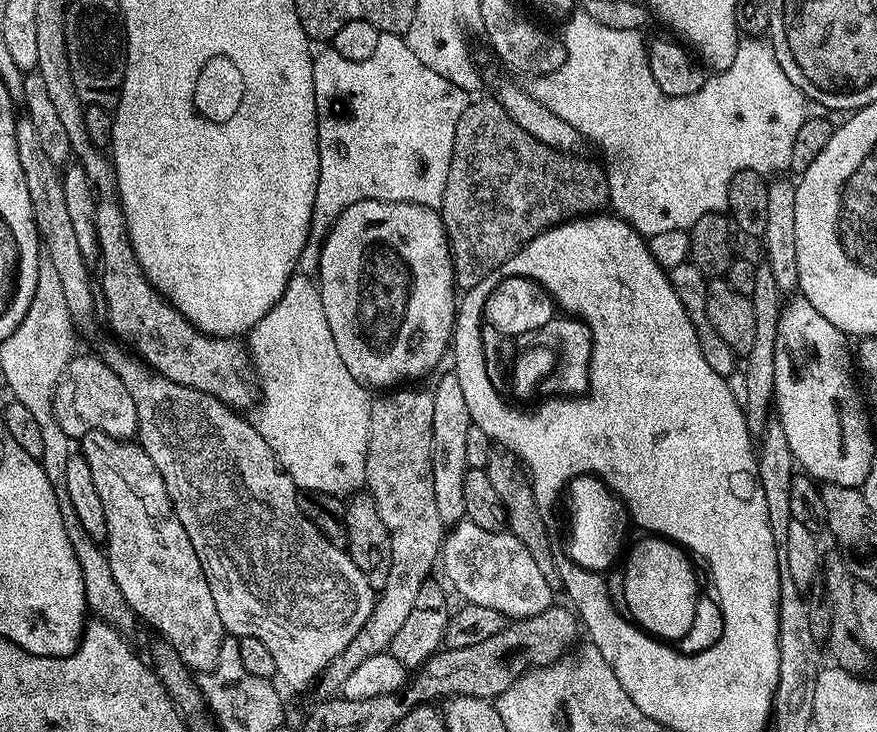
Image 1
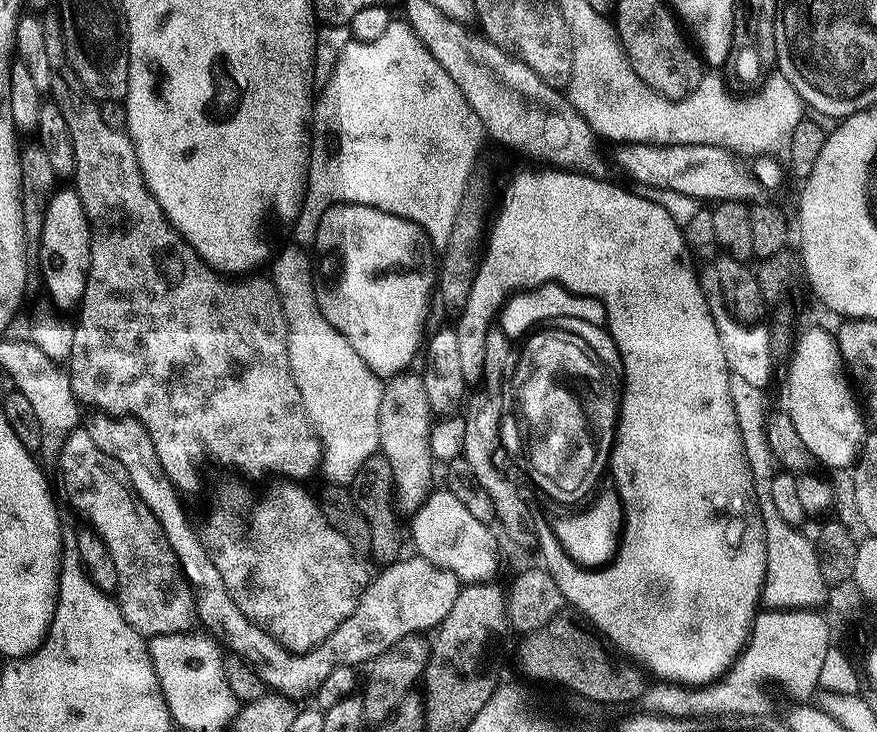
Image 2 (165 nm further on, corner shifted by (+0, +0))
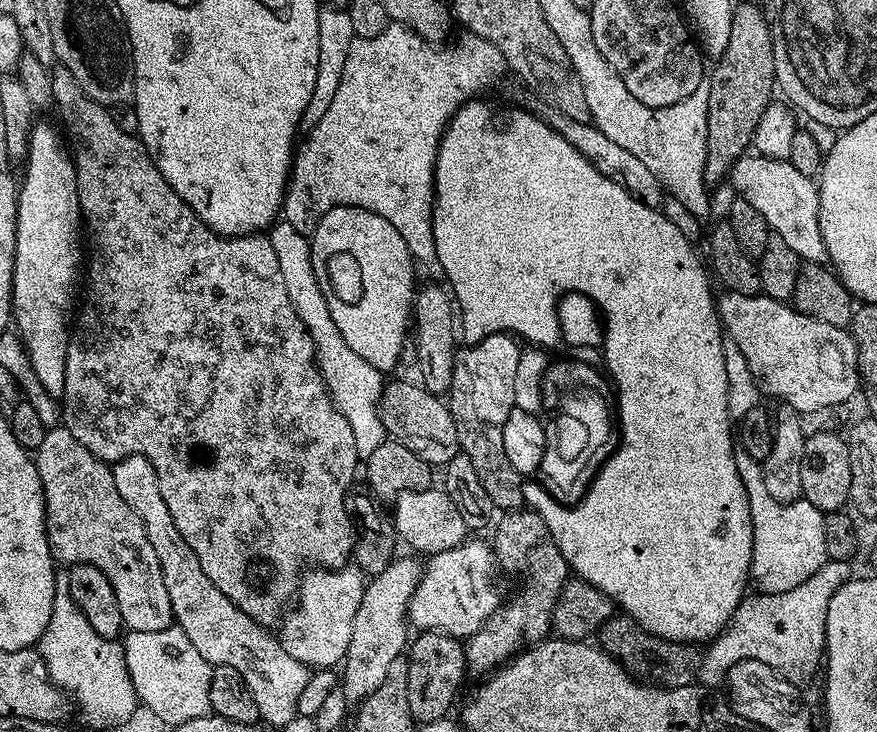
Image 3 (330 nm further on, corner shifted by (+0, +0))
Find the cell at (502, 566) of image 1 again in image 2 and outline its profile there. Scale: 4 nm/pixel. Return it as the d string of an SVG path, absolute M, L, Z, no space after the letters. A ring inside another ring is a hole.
M433 490L424 504L411 517L412 544L415 555L429 560L434 566L456 576L464 584L483 584L497 579L500 556L496 553L496 540L492 528L478 522L458 498L447 490Z

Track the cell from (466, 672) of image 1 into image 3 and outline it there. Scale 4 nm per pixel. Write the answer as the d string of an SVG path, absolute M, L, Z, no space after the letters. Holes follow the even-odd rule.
M620 614L605 622L598 633L599 647L613 656L637 680L657 688L686 688L697 683L702 652L695 644L675 644L651 636L646 629Z

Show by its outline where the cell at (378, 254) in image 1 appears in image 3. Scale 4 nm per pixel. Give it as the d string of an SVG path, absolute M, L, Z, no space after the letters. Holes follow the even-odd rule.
M332 208L316 223L310 243L314 274L318 278L318 286L322 286L326 306L330 306L330 318L334 318L338 334L346 338L346 346L350 346L354 354L366 358L366 362L370 362L370 366L377 368L380 373L388 374L404 352L404 339L407 336L409 339L410 321L414 316L414 301L418 291L417 269L402 234L398 234L398 230L394 230L386 218L370 210Z

